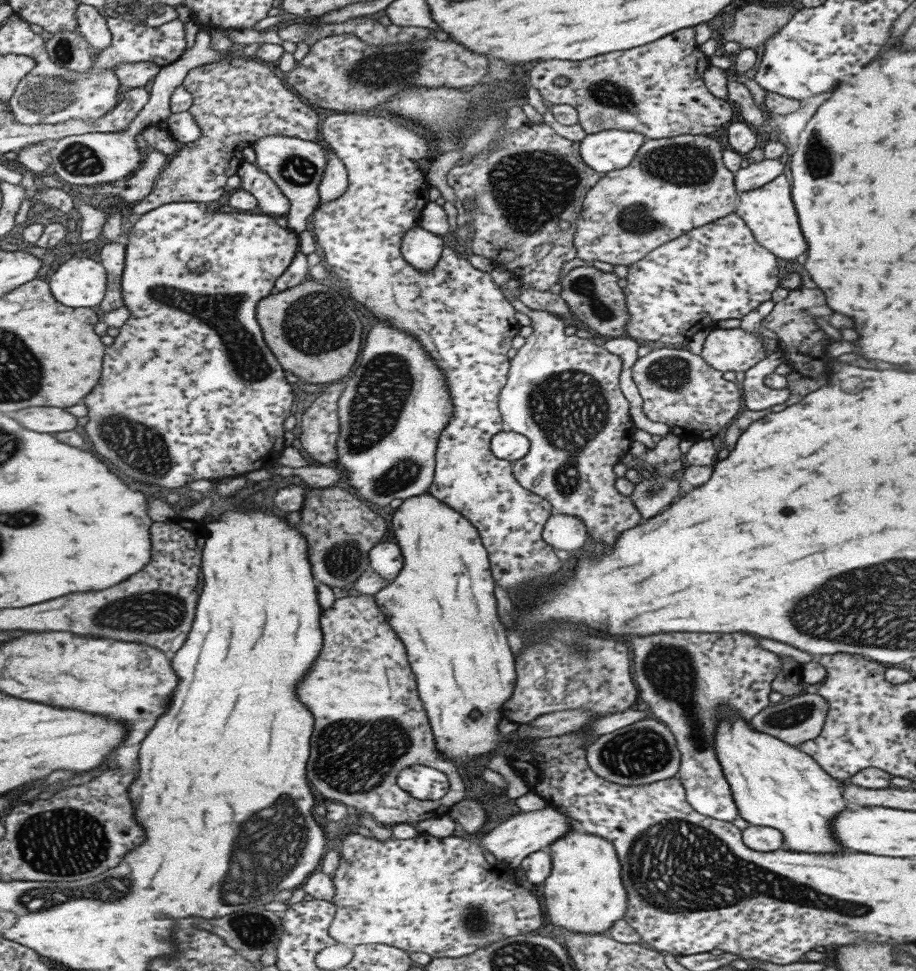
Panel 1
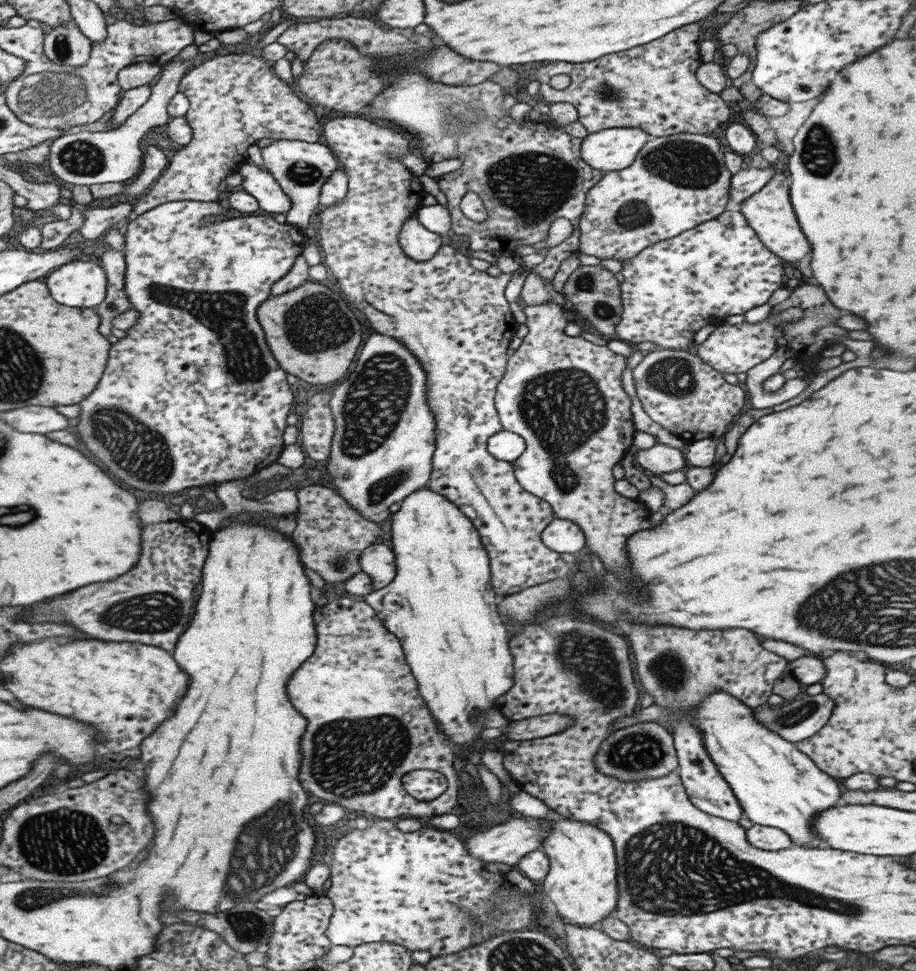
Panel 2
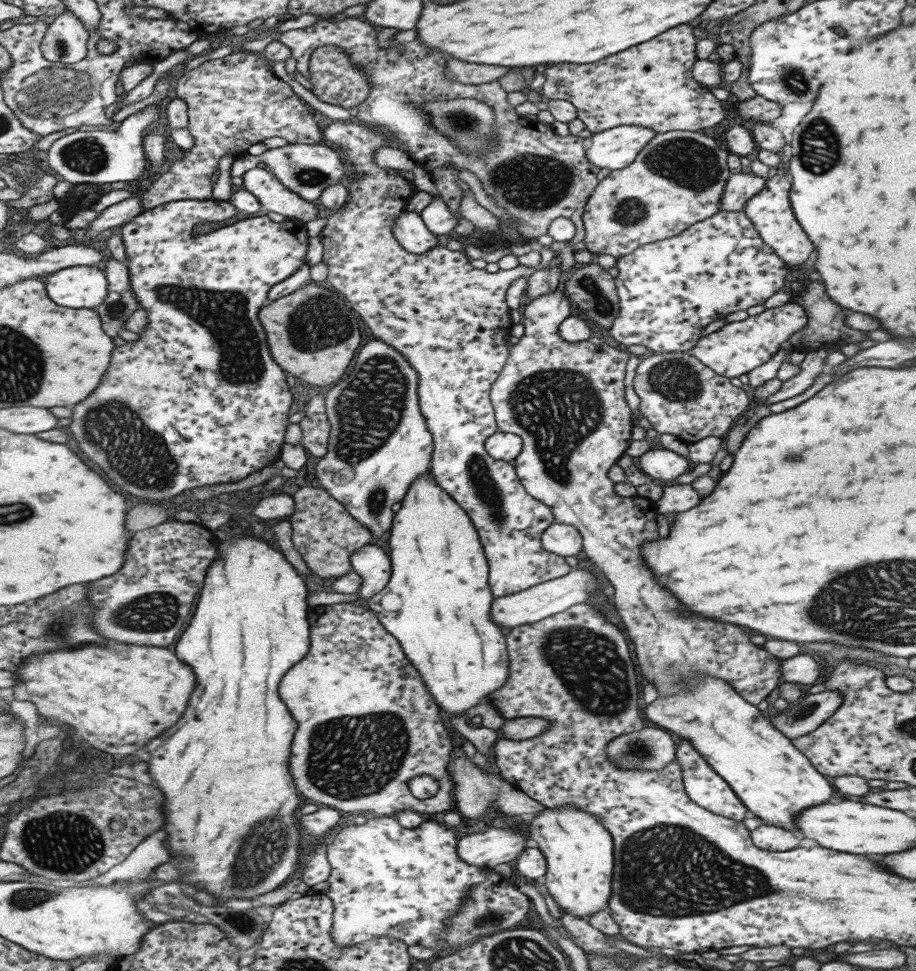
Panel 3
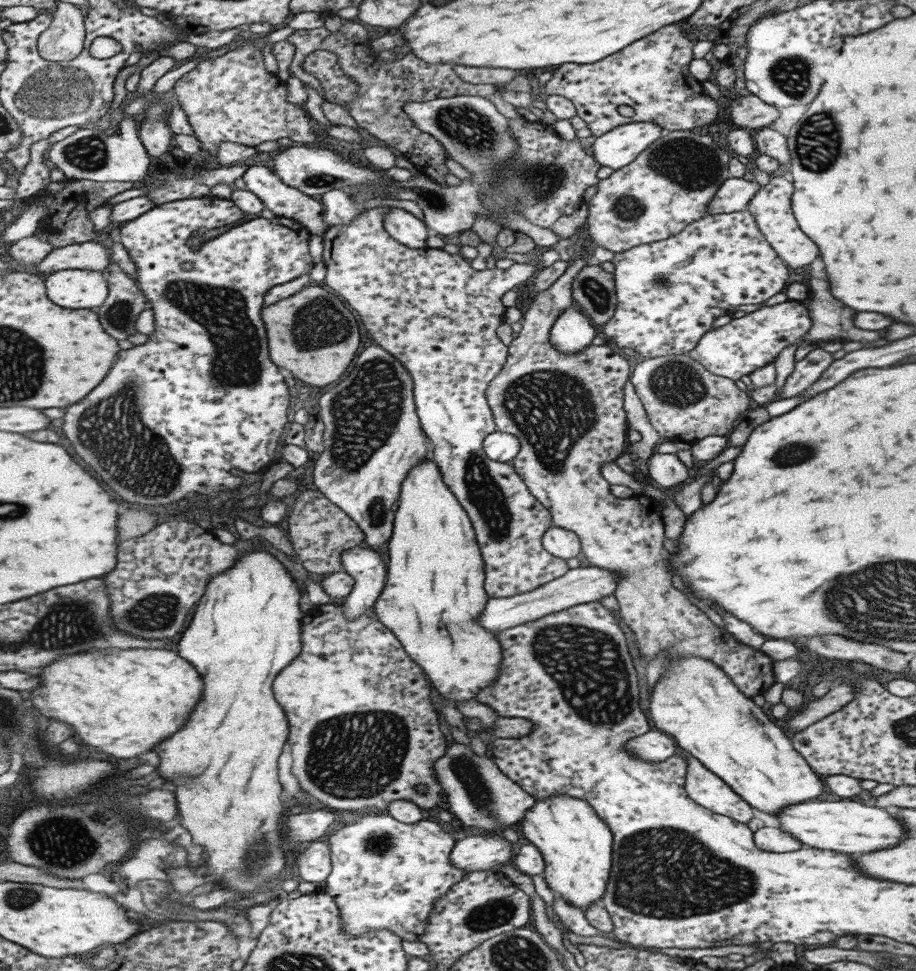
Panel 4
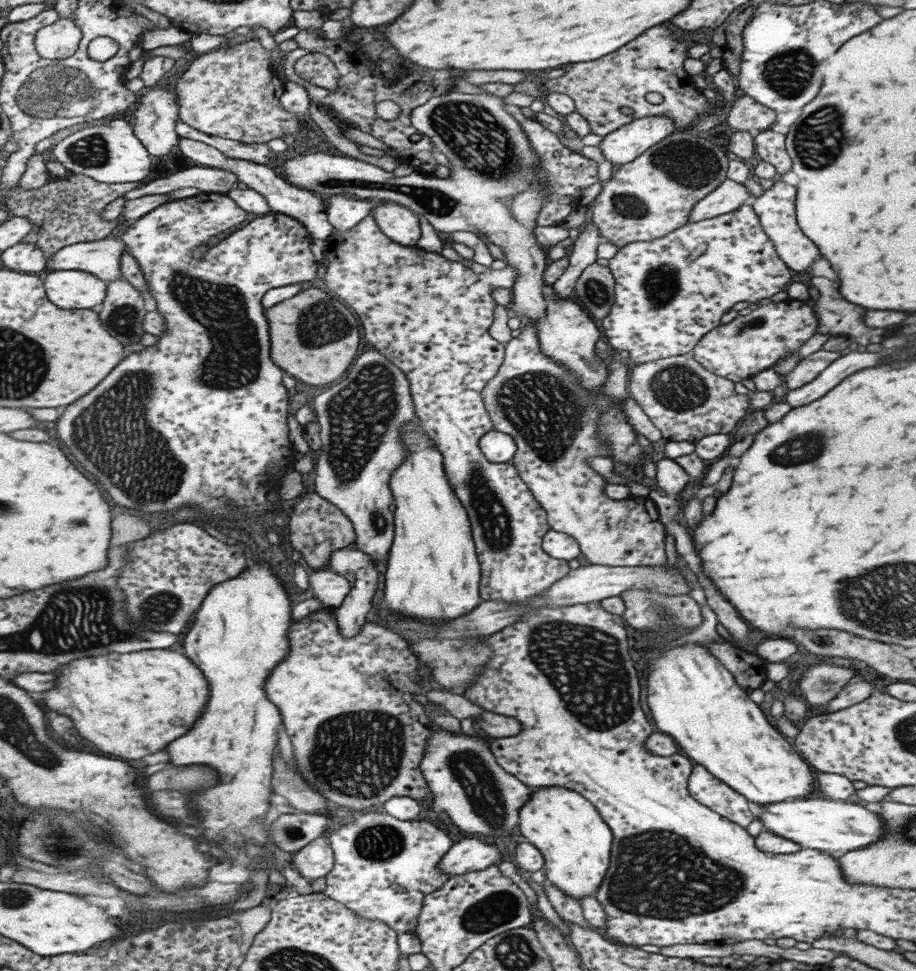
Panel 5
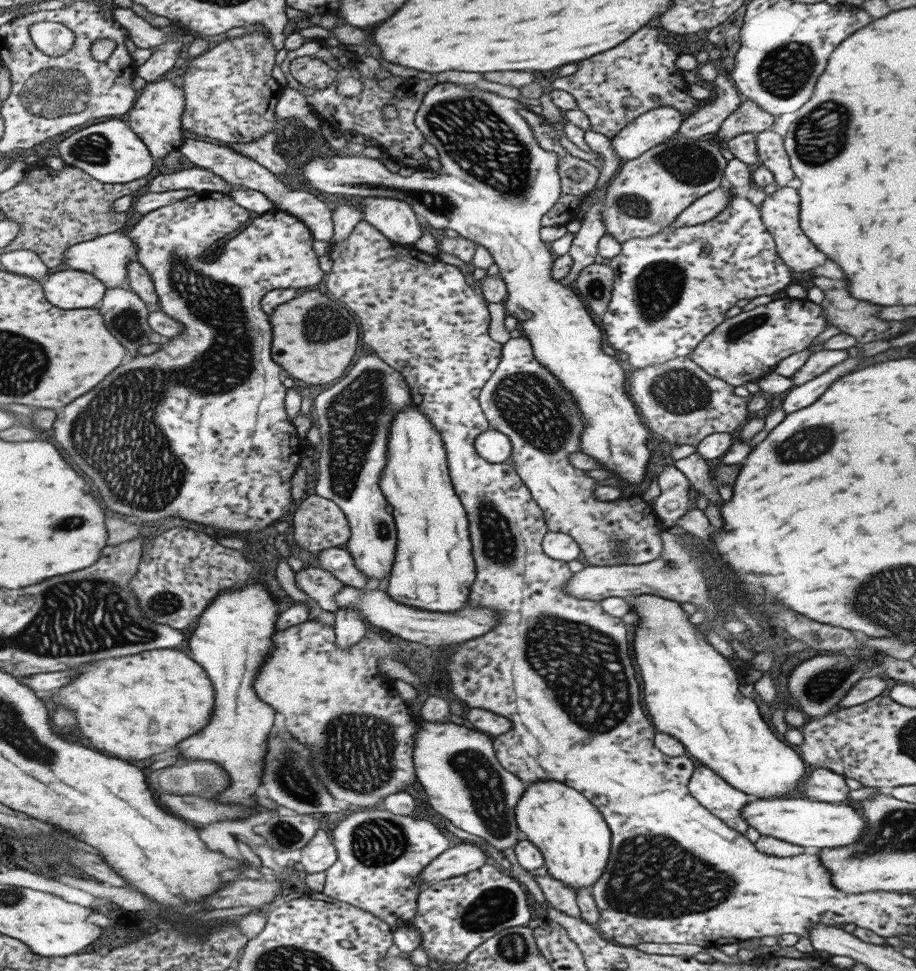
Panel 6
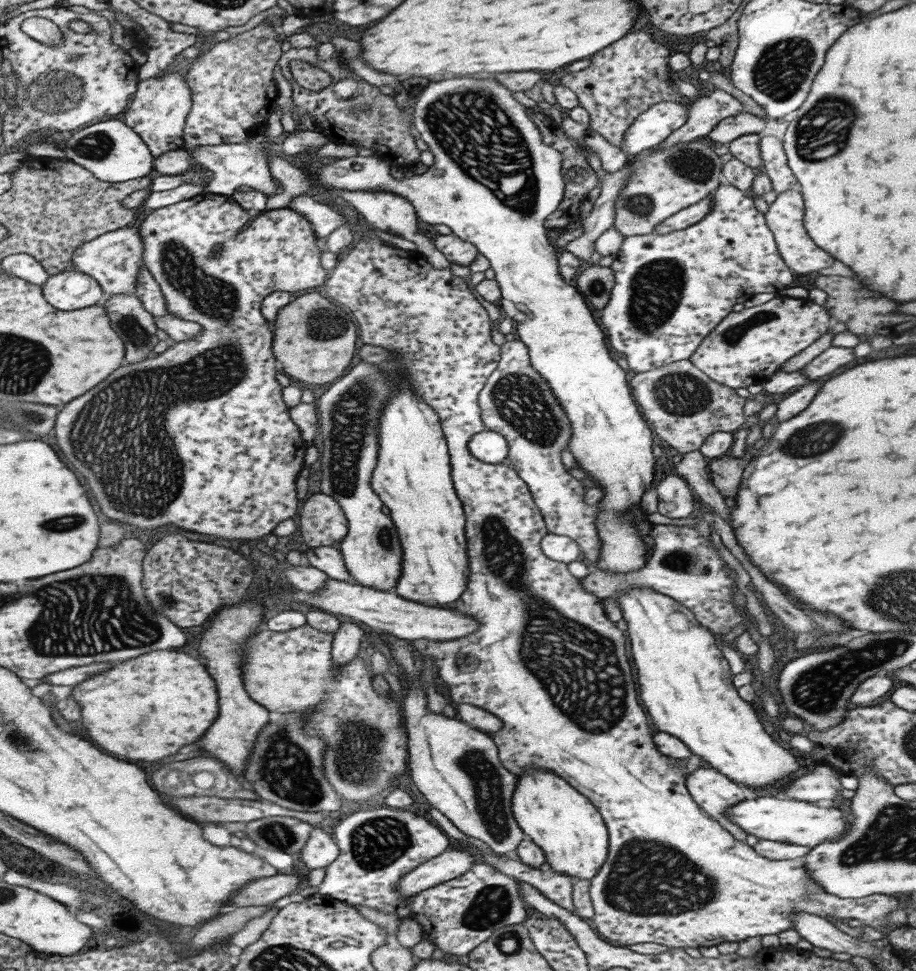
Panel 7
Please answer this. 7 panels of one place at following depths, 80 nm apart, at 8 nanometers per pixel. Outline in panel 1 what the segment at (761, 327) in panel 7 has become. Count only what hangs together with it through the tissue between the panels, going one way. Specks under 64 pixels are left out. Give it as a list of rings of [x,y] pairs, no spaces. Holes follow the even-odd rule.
[[[712,327],[699,354],[711,368],[719,372],[745,372],[766,356],[762,342],[739,327]]]

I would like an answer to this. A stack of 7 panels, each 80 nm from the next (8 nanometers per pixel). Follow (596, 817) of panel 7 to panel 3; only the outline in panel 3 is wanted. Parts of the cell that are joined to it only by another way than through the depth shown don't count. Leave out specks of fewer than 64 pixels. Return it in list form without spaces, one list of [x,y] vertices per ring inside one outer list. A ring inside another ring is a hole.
[[[573,805],[545,807],[532,818],[527,830],[528,838],[537,842],[544,856],[544,888],[558,908],[585,920],[590,914],[605,909],[614,868],[609,831],[595,817]]]

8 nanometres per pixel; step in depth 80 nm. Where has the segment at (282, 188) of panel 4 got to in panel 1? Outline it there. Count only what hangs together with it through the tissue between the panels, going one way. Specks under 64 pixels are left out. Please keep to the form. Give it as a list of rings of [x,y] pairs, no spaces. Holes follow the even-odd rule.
[[[244,161],[239,168],[240,188],[258,198],[258,211],[272,216],[287,216],[292,202],[273,178],[261,171],[256,163]]]

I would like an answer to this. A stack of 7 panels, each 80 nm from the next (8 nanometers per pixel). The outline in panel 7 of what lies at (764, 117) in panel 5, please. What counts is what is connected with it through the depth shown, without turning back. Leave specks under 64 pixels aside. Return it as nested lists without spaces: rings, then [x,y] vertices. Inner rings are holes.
[[[737,112],[718,122],[705,137],[708,143],[722,145],[745,134],[758,134],[765,128],[766,120],[752,116],[748,112]]]

